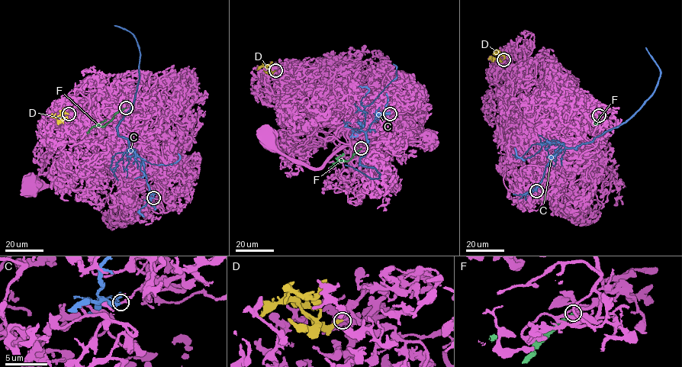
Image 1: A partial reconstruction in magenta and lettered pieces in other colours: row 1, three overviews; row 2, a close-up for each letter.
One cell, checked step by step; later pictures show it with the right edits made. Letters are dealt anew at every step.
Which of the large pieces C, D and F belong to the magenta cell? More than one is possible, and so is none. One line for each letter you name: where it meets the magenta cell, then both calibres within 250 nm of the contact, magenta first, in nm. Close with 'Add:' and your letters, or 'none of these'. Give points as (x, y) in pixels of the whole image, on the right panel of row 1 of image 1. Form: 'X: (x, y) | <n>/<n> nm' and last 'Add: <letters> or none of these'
D: (503, 59) | 180/280 nm
Add: D

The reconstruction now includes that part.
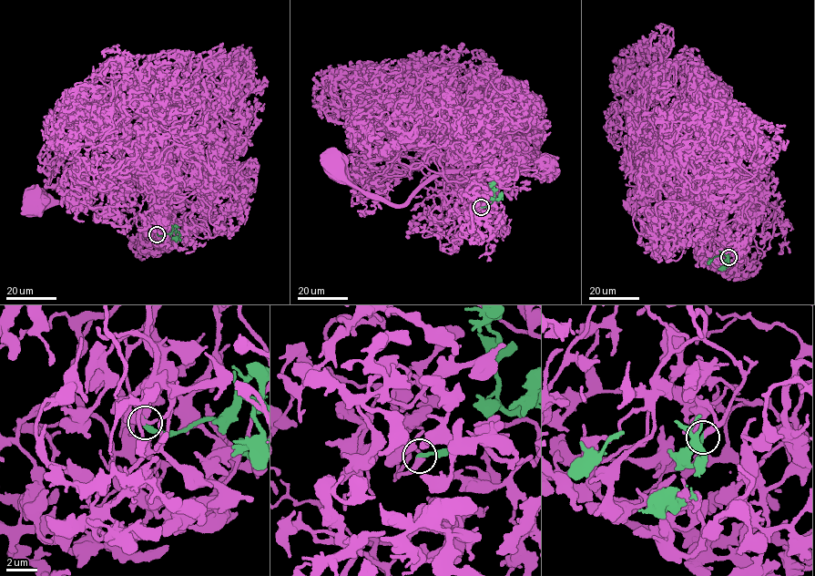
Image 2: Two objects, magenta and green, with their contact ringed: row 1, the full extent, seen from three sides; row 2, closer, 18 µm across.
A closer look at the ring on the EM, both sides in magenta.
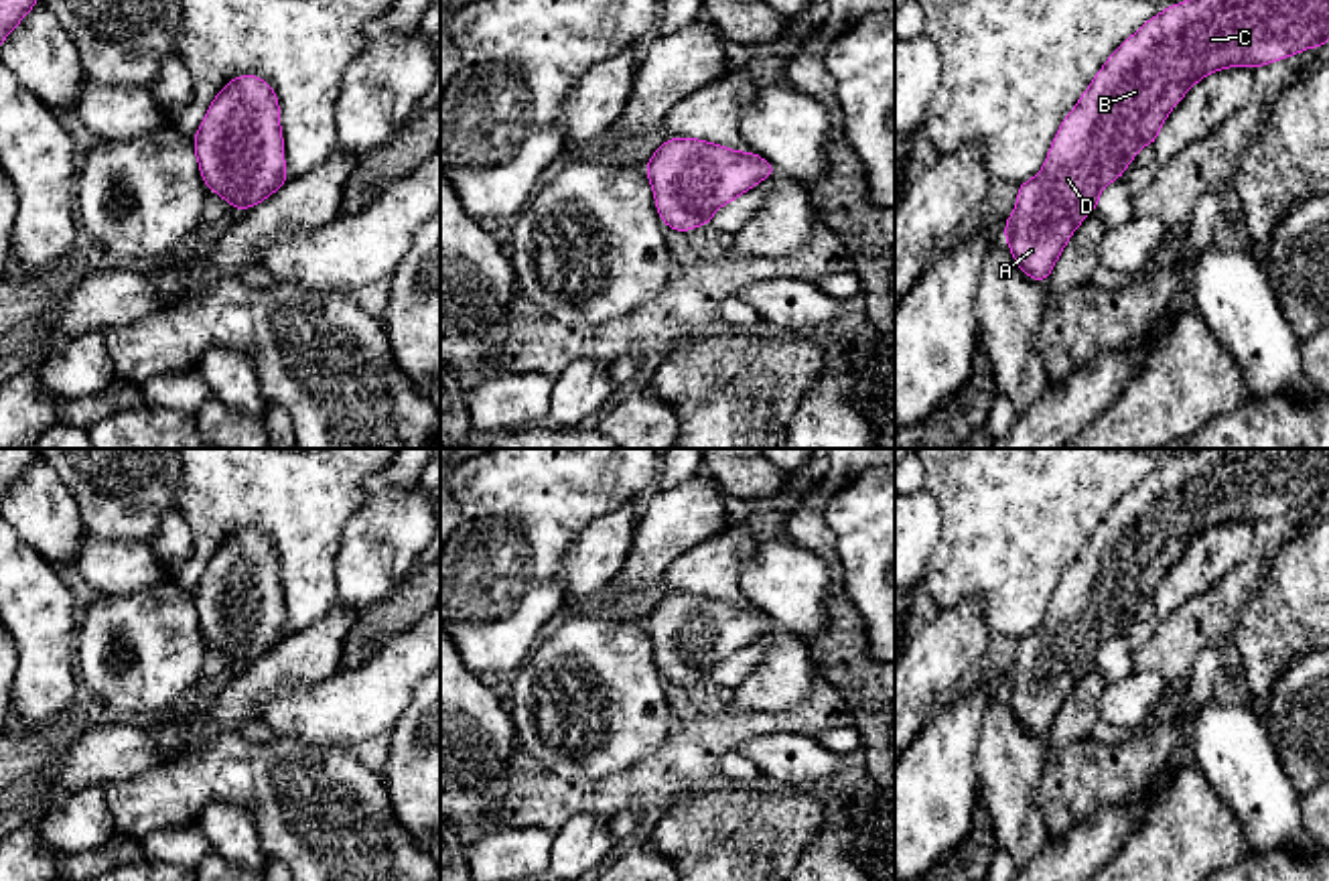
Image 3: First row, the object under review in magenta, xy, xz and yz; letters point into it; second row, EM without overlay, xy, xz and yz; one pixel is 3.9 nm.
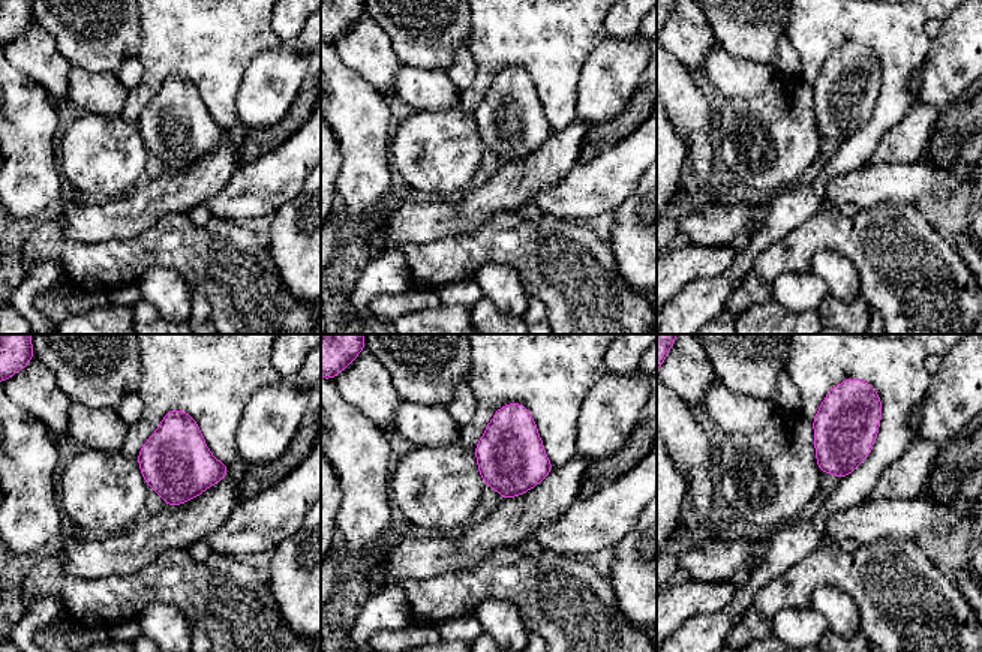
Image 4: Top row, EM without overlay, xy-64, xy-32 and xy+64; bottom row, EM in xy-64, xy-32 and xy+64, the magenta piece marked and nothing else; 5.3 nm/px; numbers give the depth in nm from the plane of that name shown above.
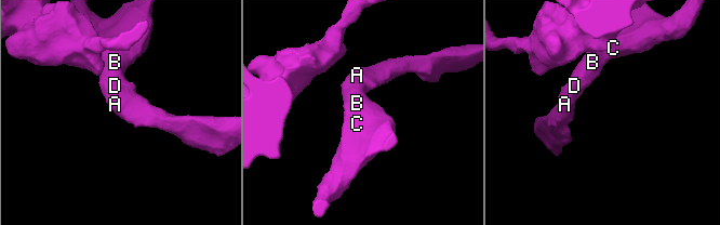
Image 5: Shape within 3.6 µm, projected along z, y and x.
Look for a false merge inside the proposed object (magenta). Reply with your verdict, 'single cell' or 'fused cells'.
single cell

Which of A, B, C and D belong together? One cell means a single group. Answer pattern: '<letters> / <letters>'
A B C D

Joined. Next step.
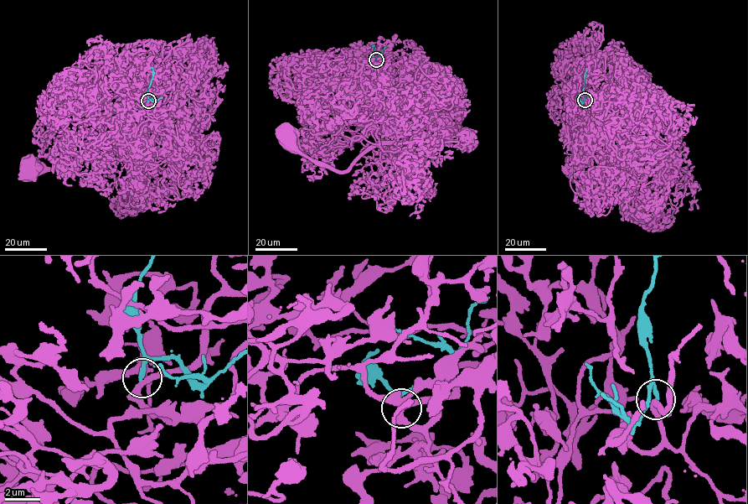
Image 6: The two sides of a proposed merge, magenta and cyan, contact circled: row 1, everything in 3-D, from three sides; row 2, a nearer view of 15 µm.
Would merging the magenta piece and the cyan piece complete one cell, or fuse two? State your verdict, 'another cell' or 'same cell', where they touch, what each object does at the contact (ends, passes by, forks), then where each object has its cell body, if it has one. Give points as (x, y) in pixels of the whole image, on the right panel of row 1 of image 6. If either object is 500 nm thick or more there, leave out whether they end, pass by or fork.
another cell; place (585, 100); magenta passes by; cyan ends; soma magenta (595, 125); soma cyan none

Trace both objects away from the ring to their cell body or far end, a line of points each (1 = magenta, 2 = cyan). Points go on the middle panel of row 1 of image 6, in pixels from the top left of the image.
1: (376, 59), (385, 77), (368, 87), (382, 125), (374, 144), (341, 171), (317, 164), (289, 139)
2: (376, 59), (372, 53), (374, 46), (370, 45)

